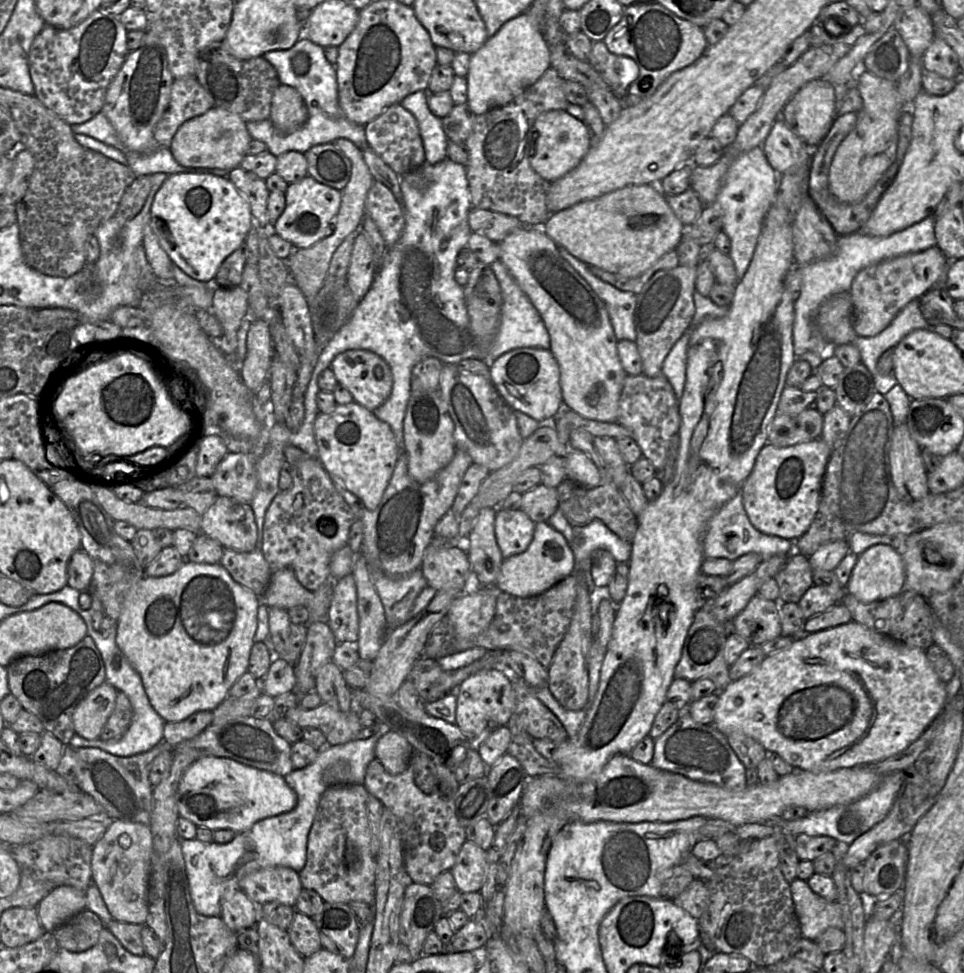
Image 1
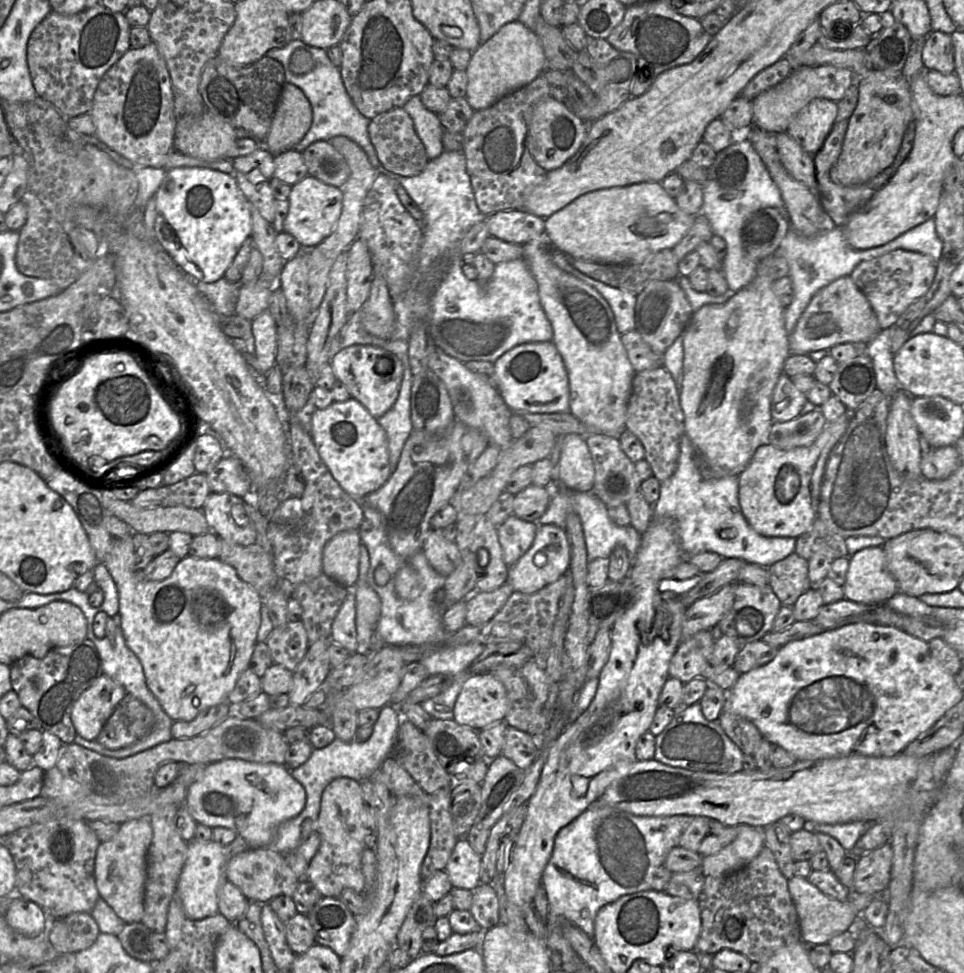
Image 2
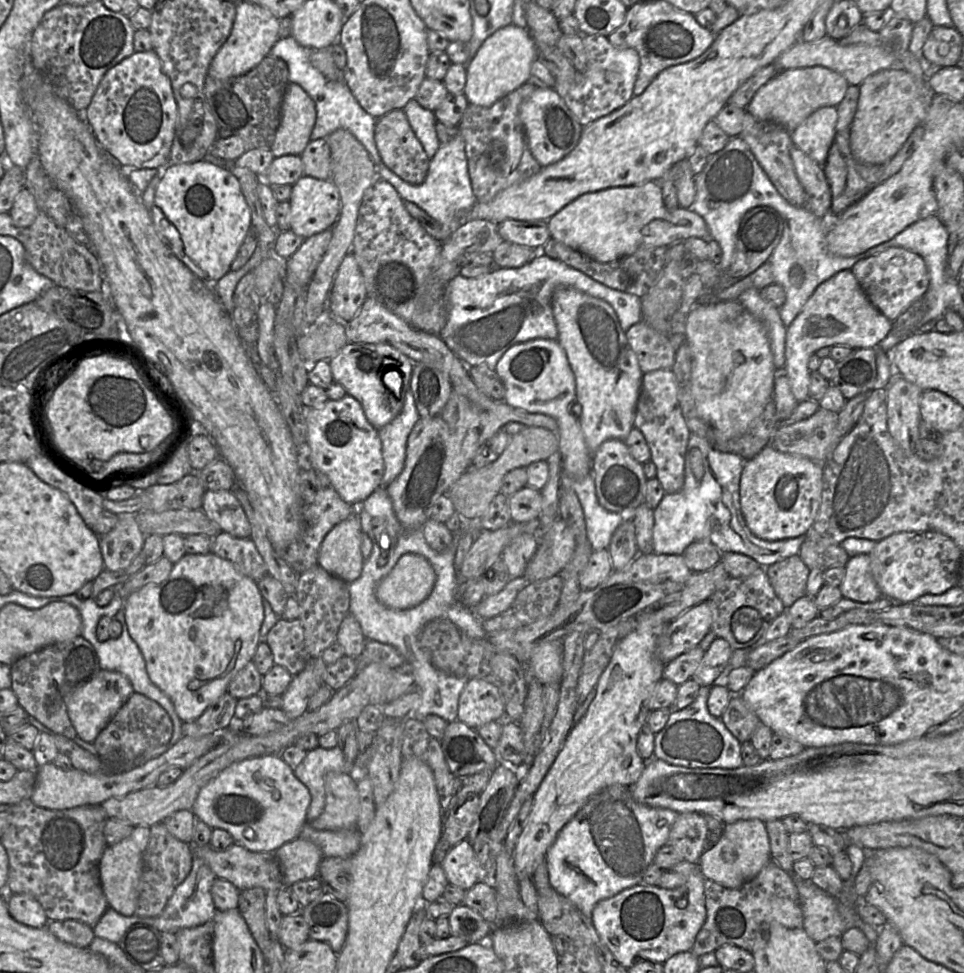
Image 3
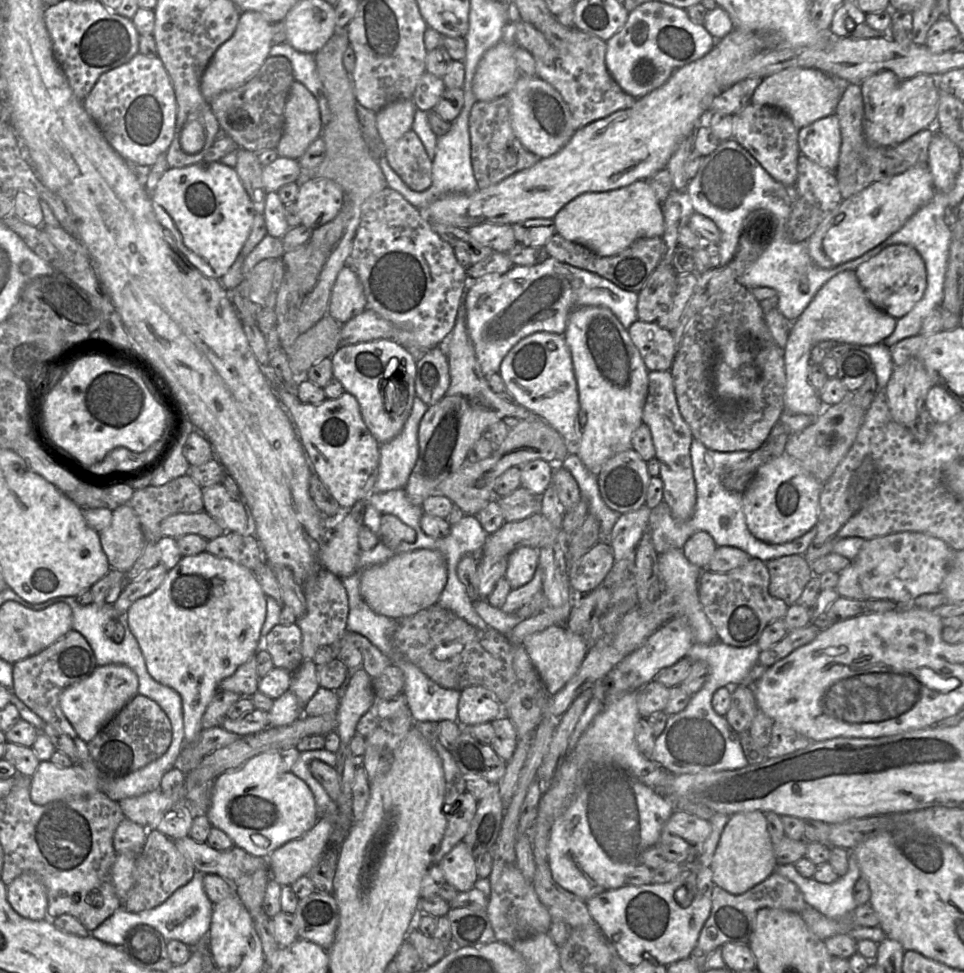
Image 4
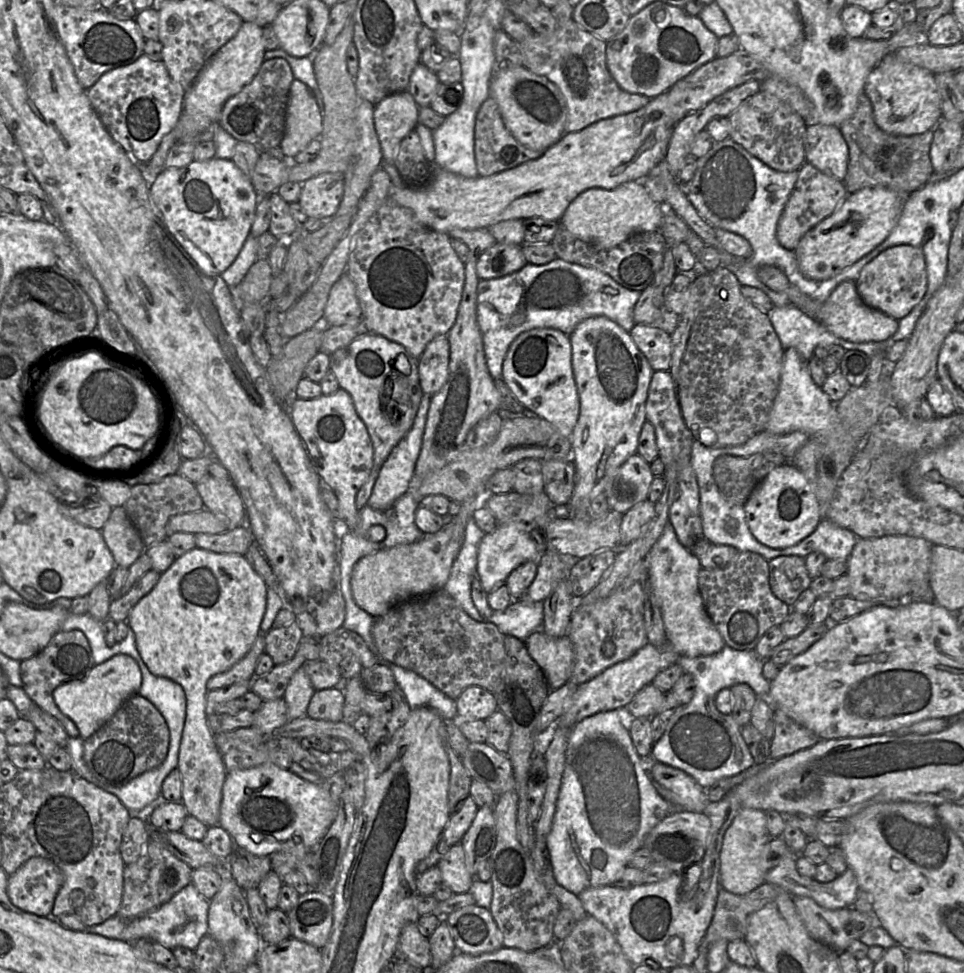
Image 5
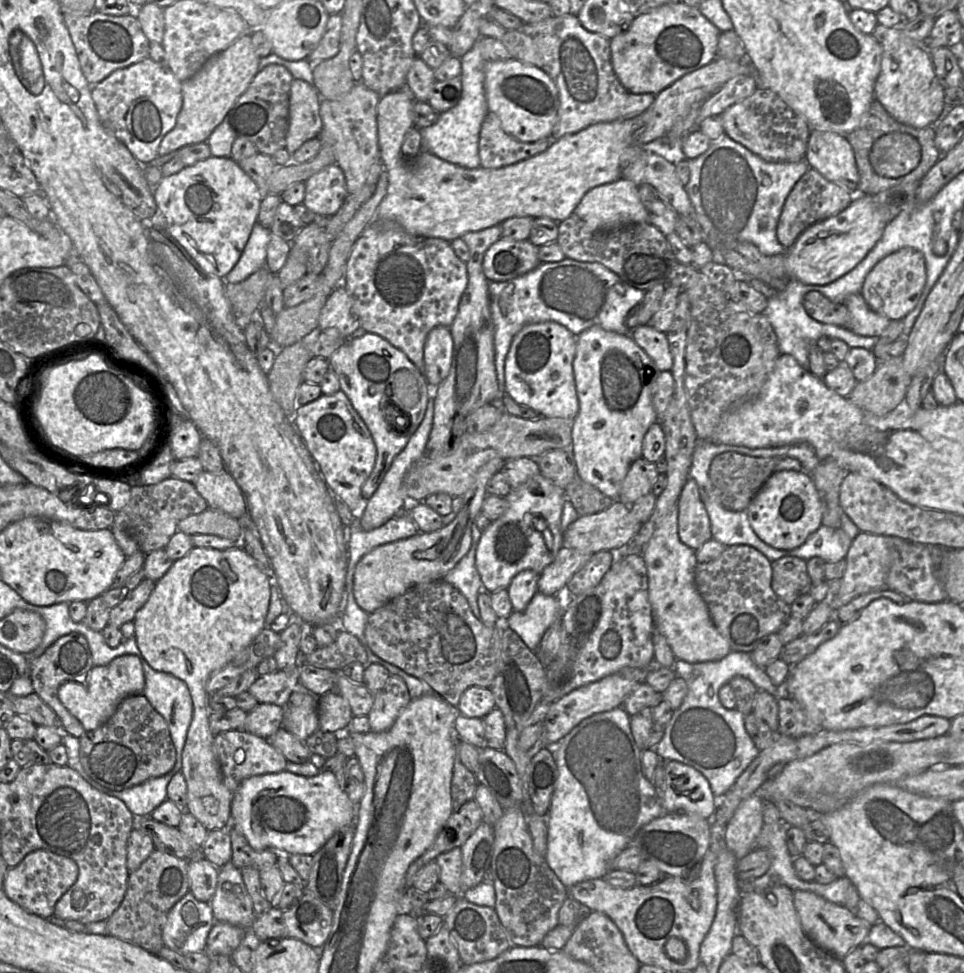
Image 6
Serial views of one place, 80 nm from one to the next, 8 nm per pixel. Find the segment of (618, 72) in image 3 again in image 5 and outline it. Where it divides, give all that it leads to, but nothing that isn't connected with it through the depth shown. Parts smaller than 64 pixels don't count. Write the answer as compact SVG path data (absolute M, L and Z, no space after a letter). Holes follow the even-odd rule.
M573 19L557 21L556 30L550 36L532 33L527 39L518 43L525 68L530 72L547 78L562 93L567 107L565 133L573 133L606 118L634 112L644 107L648 97L640 94L630 94L622 90L606 66L606 42L582 29Z

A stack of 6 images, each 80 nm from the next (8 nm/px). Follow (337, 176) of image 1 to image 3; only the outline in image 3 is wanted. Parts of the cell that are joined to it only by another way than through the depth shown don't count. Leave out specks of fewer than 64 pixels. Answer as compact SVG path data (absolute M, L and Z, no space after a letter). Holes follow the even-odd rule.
M319 138L310 141L301 154L304 174L320 180L330 180L332 159L328 141Z

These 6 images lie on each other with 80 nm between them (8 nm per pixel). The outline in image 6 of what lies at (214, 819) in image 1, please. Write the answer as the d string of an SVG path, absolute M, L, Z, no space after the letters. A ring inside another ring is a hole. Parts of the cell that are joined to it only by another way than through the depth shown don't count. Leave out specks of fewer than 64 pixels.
M286 770L250 777L240 784L231 801L231 825L241 831L256 851L272 849L280 855L314 855L340 829L355 825L358 805L352 802L336 779L335 773L320 771L314 777L303 777Z

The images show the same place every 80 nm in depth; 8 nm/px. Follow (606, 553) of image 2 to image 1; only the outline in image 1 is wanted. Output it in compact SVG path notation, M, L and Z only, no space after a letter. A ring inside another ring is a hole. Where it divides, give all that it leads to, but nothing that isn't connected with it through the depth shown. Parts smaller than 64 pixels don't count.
M560 509L547 520L547 523L559 531L567 540L575 560L575 574L581 575L590 591L594 585L591 579L591 553L596 549L605 549L615 558L616 564L628 563L632 543L622 540L601 520L595 519L584 526L574 526L568 522Z

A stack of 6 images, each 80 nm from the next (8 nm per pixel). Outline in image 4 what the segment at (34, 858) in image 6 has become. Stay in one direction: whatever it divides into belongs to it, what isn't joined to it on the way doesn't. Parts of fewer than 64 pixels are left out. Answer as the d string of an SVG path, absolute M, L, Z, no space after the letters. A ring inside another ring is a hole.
M23 873L7 886L7 900L20 916L30 920L47 919L48 900L44 885L32 873Z

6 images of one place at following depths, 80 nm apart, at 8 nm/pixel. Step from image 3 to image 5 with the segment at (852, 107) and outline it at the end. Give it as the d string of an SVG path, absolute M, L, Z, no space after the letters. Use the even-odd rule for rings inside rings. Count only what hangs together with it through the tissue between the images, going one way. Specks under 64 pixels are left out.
M864 92L859 96L854 114L839 129L848 146L847 173L843 180L848 194L874 186L913 193L930 181L934 173L930 159L933 130L910 136L882 131L874 122L872 106Z

